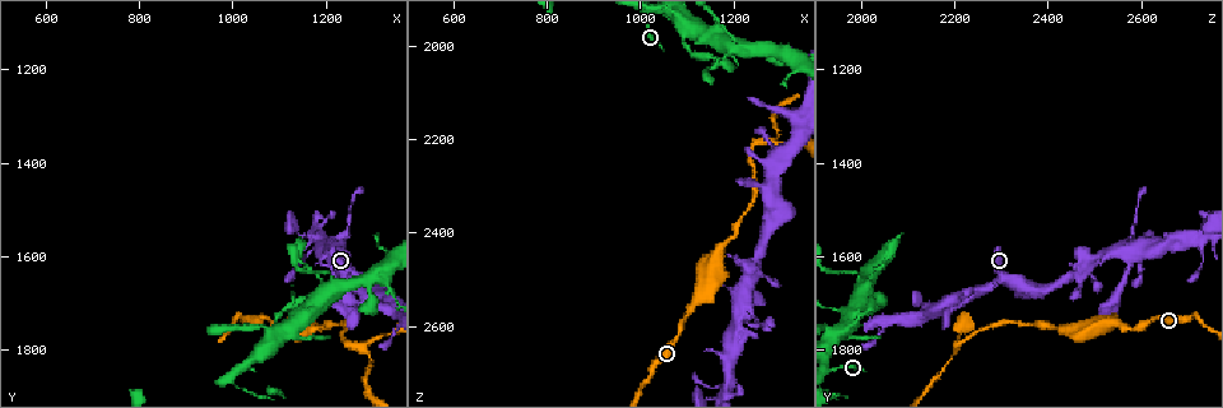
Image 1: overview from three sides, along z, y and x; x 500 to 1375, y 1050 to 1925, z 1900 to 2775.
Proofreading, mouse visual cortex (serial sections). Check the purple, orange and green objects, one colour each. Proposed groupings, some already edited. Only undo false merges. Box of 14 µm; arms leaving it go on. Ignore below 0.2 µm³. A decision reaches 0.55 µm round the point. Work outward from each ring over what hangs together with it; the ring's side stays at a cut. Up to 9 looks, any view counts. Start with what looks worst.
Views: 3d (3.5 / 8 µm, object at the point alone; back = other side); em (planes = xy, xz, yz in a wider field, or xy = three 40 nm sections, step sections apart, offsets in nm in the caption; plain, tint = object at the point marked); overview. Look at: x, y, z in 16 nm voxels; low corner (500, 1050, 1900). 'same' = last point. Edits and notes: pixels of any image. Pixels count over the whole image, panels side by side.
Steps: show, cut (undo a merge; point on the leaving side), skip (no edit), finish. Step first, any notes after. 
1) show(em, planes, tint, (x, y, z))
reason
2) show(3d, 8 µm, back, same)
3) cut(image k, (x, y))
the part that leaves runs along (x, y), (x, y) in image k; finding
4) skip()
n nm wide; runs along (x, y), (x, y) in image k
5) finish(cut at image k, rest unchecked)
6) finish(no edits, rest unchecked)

show(3d, 3.5 µm, (1220, 1650, 2000))

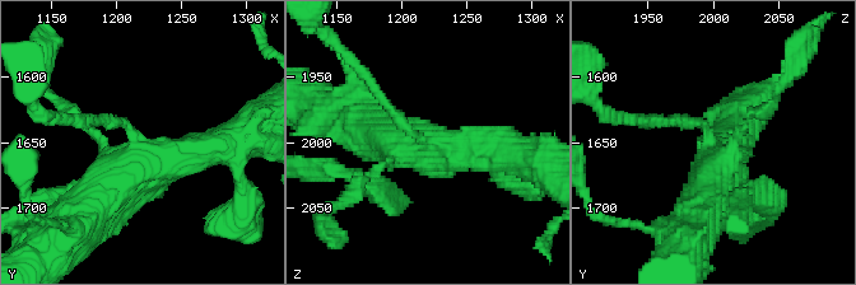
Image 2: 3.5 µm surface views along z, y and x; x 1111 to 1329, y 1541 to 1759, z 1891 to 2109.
show(em, xy, step 3, tint, (1212, 1654, 1994))
need the tissue

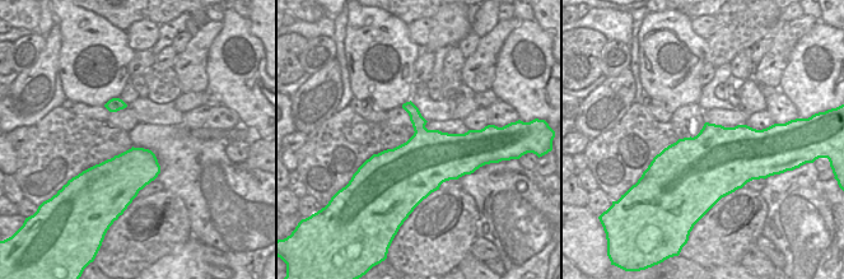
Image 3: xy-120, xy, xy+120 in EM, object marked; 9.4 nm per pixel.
skip()
550 nm wide; runs along (70, 230), (129, 172), (210, 148) in image 2; one cell here

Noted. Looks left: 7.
show(3d, 3.5 µm, (1280, 1650, 2295))
sharp bend

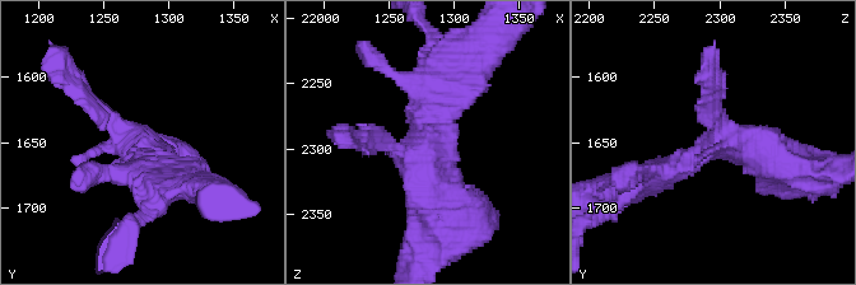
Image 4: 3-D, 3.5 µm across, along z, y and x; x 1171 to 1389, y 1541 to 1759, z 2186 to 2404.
show(em, xy, step 1, tint, (1276, 1650, 2298))

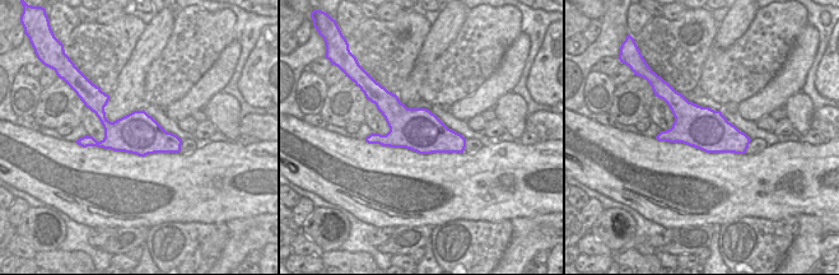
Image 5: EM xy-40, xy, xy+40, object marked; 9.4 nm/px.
skip()
runs along (82, 93), (156, 180) in image 4; one cell here

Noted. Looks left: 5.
show(3d, 3.5 µm, (1215, 1595, 2580))
side arm on a straight run

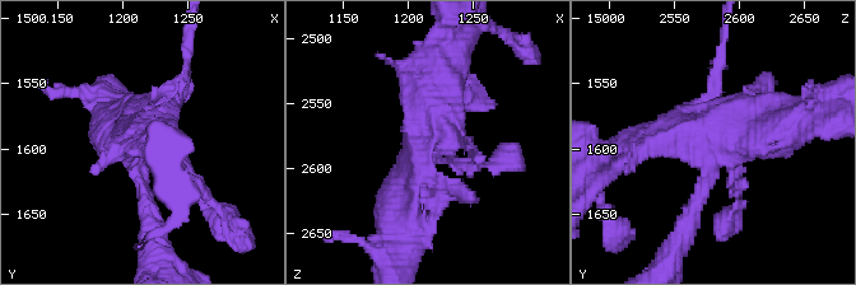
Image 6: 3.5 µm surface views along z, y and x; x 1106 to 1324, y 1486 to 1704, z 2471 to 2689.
show(em, planes, tint, (1212, 1590, 2582))

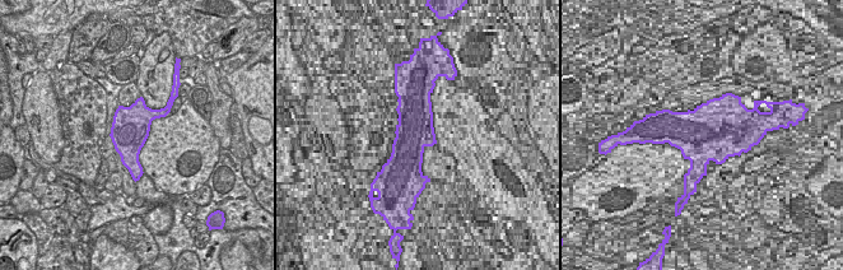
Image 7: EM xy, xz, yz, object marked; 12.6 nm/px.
skip()
one cell here

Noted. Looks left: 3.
show(3d, 8 µm, (1325, 1650, 2015))
three-way junction

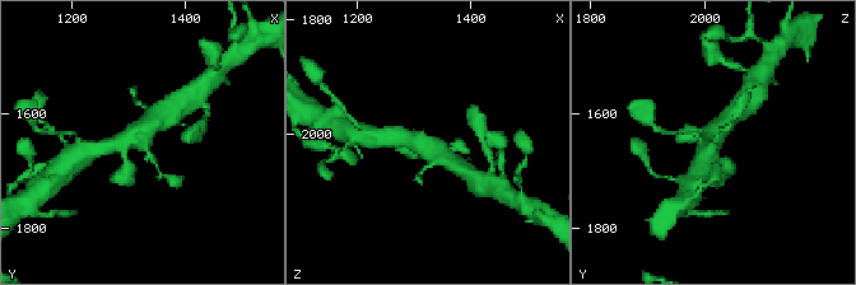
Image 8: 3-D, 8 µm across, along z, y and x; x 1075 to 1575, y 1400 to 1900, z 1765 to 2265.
show(em, xy, step 5, tint, (1320, 1650, 2020))

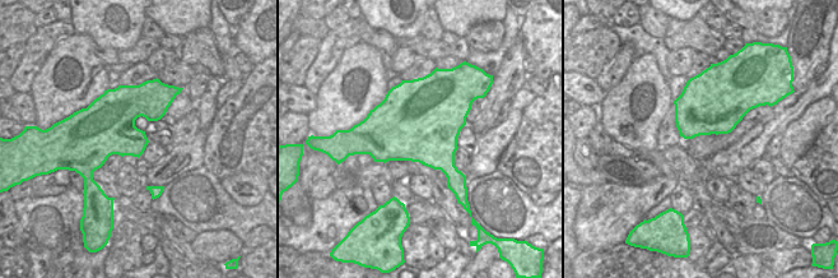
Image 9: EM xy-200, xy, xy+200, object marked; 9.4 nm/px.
skip()
runs along (101, 148), (131, 138), (161, 116) in image 8; continuous, no second cell

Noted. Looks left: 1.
finish(no edits, rest unchecked)

